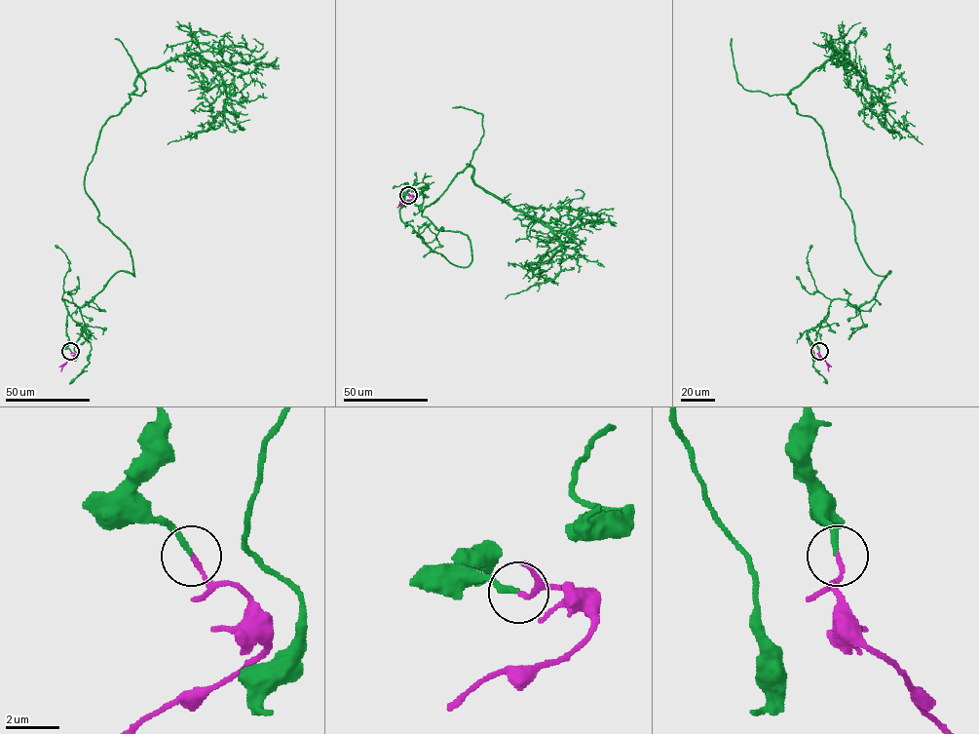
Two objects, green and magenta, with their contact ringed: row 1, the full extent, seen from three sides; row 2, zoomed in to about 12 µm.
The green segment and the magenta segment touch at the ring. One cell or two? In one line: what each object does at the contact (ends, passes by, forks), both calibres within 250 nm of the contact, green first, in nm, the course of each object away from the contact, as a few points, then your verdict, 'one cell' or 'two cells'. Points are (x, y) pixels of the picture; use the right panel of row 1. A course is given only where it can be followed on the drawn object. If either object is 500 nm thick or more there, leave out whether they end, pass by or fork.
green ends | magenta ends | 200/160 nm | green via (819, 351), (830, 303), (861, 307), (890, 271), (866, 263), (821, 127), (789, 93), (841, 55), (922, 144) | magenta via (819, 351), (828, 371) | one cell

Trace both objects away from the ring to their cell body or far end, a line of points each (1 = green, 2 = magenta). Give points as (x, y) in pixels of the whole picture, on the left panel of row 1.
1: (70, 351), (62, 298), (134, 276), (86, 191), (99, 131), (138, 76), (199, 55), (223, 121), (168, 144)
2: (70, 351), (75, 356), (62, 366), (61, 371)

